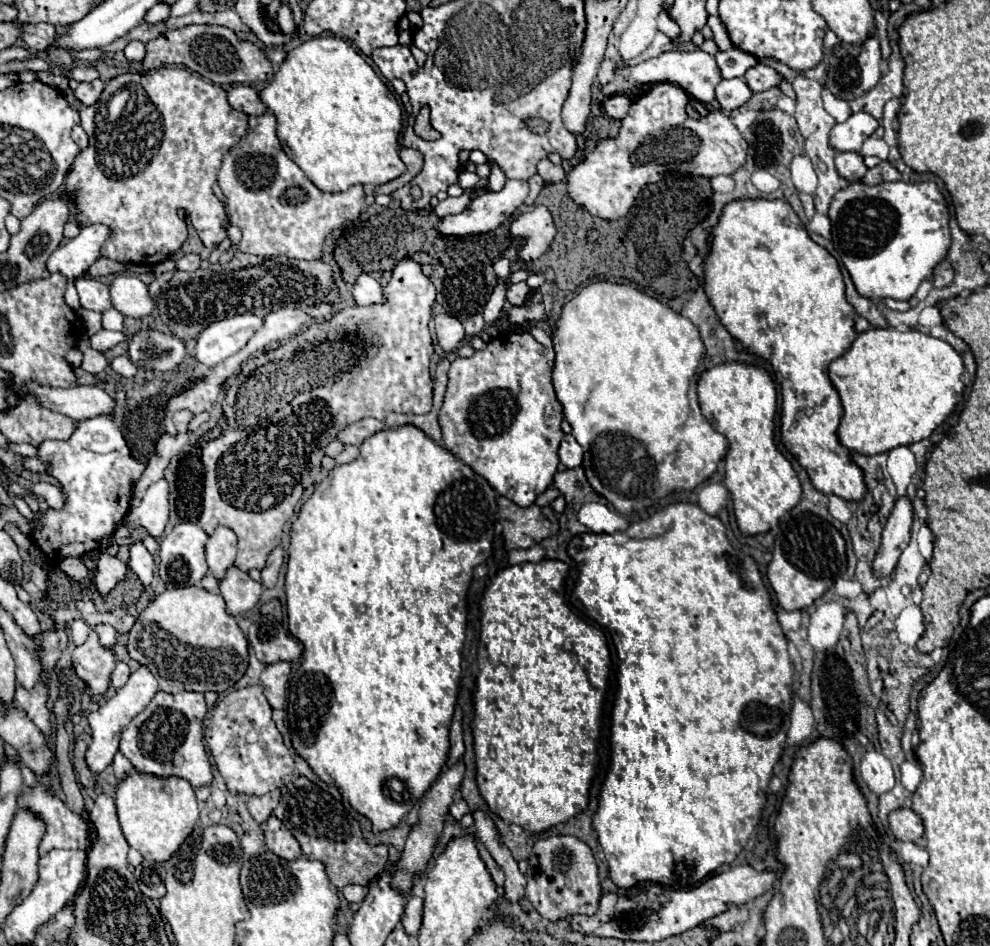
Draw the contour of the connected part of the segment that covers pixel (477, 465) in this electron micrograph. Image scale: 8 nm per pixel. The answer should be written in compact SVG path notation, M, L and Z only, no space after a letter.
M514 332L494 338L484 350L474 352L470 358L456 358L448 370L448 388L438 414L444 446L474 468L476 474L484 476L498 494L520 506L534 504L536 496L552 486L560 464L558 446L564 436L560 430L564 412L552 388L552 368L552 348L542 346L528 332Z

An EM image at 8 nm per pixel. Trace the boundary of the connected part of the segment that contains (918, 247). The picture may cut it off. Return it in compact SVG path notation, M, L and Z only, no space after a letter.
M854 182L834 196L828 216L832 220L834 248L850 272L856 292L864 298L910 300L916 294L920 282L932 278L932 270L950 248L950 214L944 196L938 192L934 182L884 182L878 186Z

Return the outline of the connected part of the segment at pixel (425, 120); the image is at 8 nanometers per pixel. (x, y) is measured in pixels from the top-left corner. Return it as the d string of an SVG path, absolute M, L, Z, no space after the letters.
M424 106L416 117L414 124L415 133L425 140L436 140L440 137L440 133L436 131L430 124L430 108Z

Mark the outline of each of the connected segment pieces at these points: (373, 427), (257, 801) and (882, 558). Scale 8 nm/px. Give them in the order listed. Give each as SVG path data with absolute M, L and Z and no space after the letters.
M362 418L354 424L348 424L346 428L342 428L336 436L338 442L342 444L354 444L354 446L360 446L368 436L372 436L374 432L378 430L384 430L386 426L374 418Z
M280 790L270 792L268 796L262 796L262 798L250 796L246 806L248 806L248 812L252 814L252 818L256 820L256 824L264 824L268 820L268 816L274 812L274 808L278 806L278 800L280 800Z
M906 496L898 498L892 514L884 526L882 542L872 562L872 570L876 578L890 576L902 550L908 546L910 540L910 526L912 526L912 504Z

